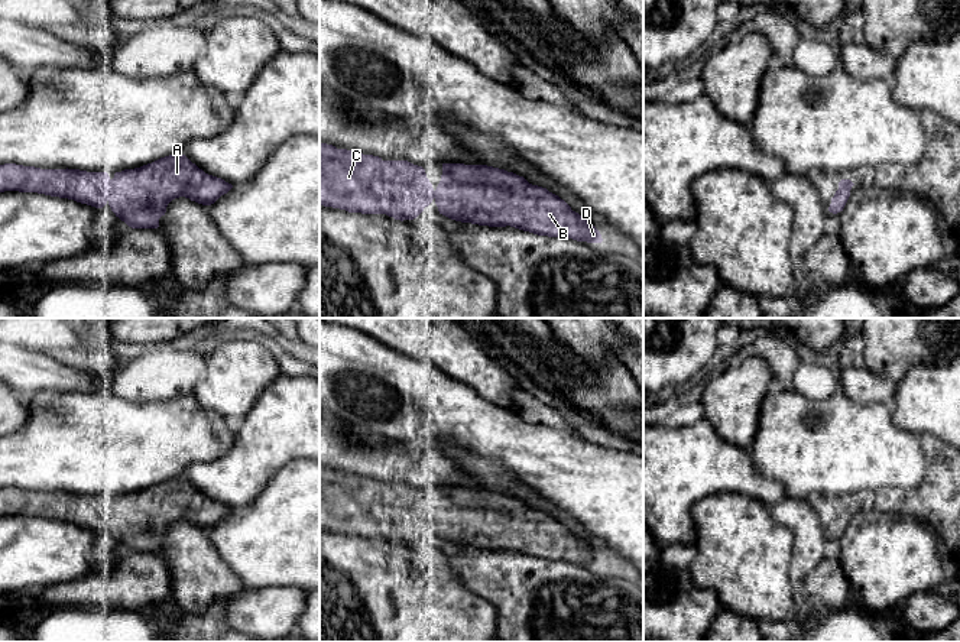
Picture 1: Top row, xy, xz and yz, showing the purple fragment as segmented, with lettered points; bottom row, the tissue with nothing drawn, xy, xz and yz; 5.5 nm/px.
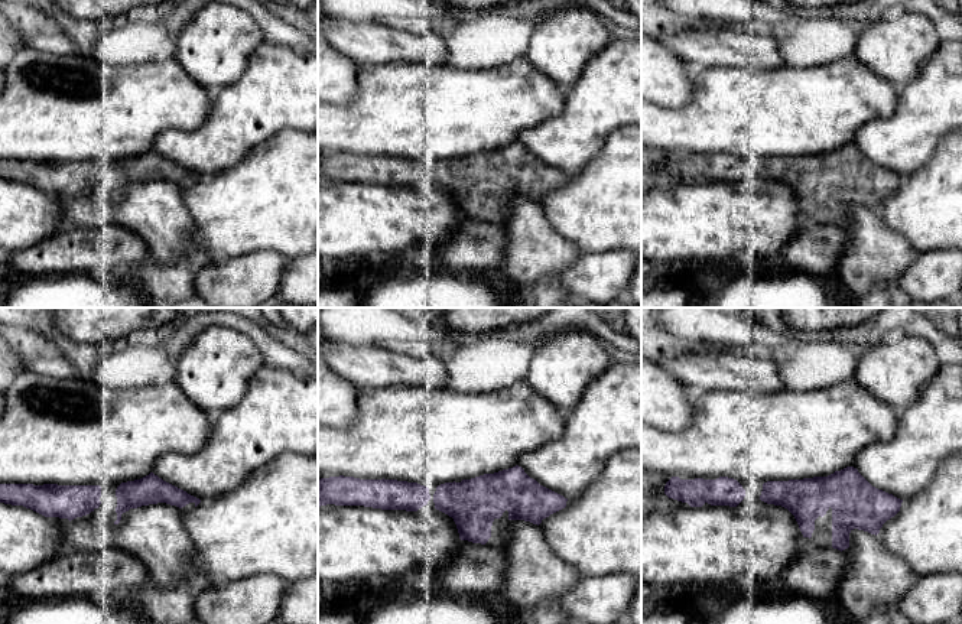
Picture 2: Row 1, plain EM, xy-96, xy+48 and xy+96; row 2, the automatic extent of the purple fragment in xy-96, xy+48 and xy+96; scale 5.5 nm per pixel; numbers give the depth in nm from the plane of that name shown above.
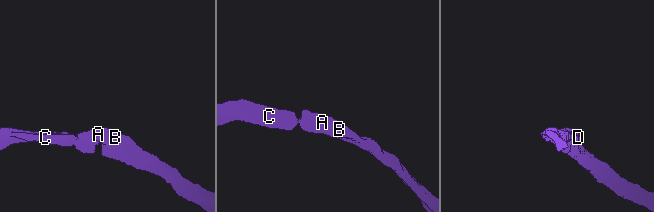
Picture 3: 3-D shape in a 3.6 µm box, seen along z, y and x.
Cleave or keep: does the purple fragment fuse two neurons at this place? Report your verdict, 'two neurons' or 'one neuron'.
one neuron

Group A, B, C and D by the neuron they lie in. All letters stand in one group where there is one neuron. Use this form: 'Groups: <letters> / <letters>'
Groups: A B C D

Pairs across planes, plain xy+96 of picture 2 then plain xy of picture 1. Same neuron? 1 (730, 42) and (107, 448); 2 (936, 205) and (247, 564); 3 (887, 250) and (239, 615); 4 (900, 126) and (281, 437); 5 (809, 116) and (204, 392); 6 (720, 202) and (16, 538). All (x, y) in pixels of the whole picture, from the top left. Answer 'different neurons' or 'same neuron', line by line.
1: different neurons
2: same neuron
3: different neurons
4: same neuron
5: different neurons
6: same neuron

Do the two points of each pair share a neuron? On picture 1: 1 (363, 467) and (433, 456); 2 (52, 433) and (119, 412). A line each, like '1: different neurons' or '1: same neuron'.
1: same neuron
2: same neuron

